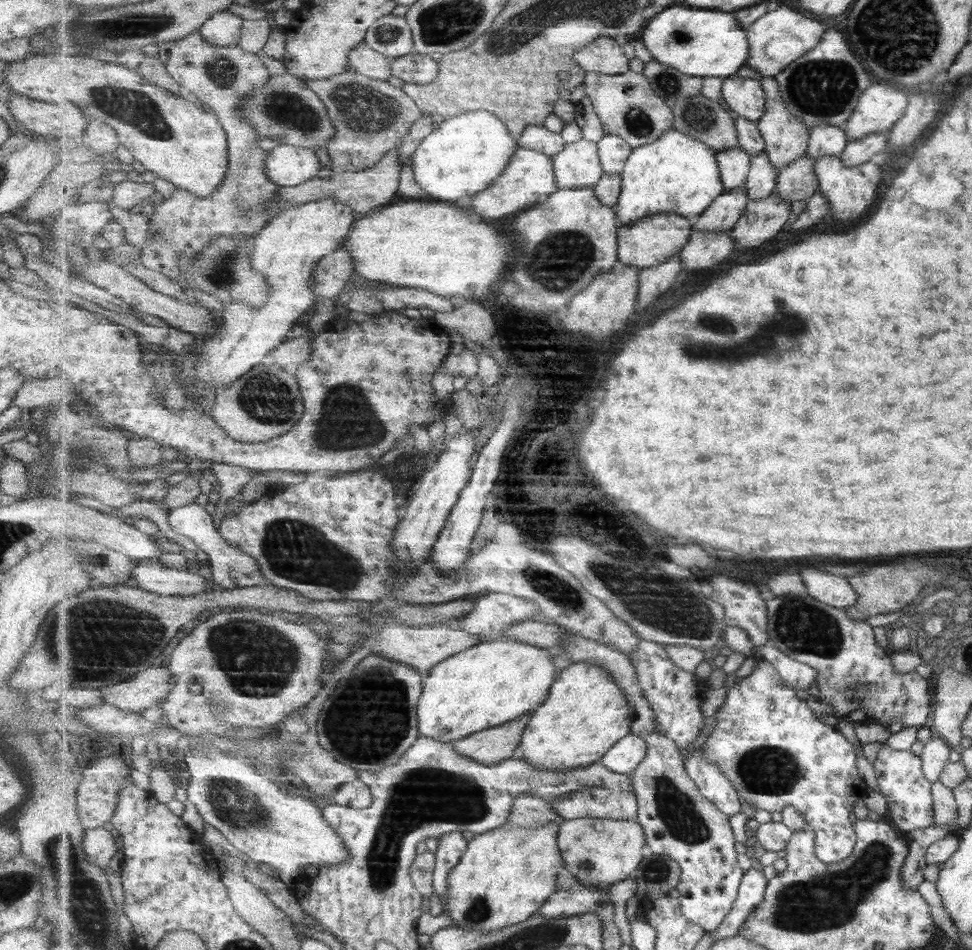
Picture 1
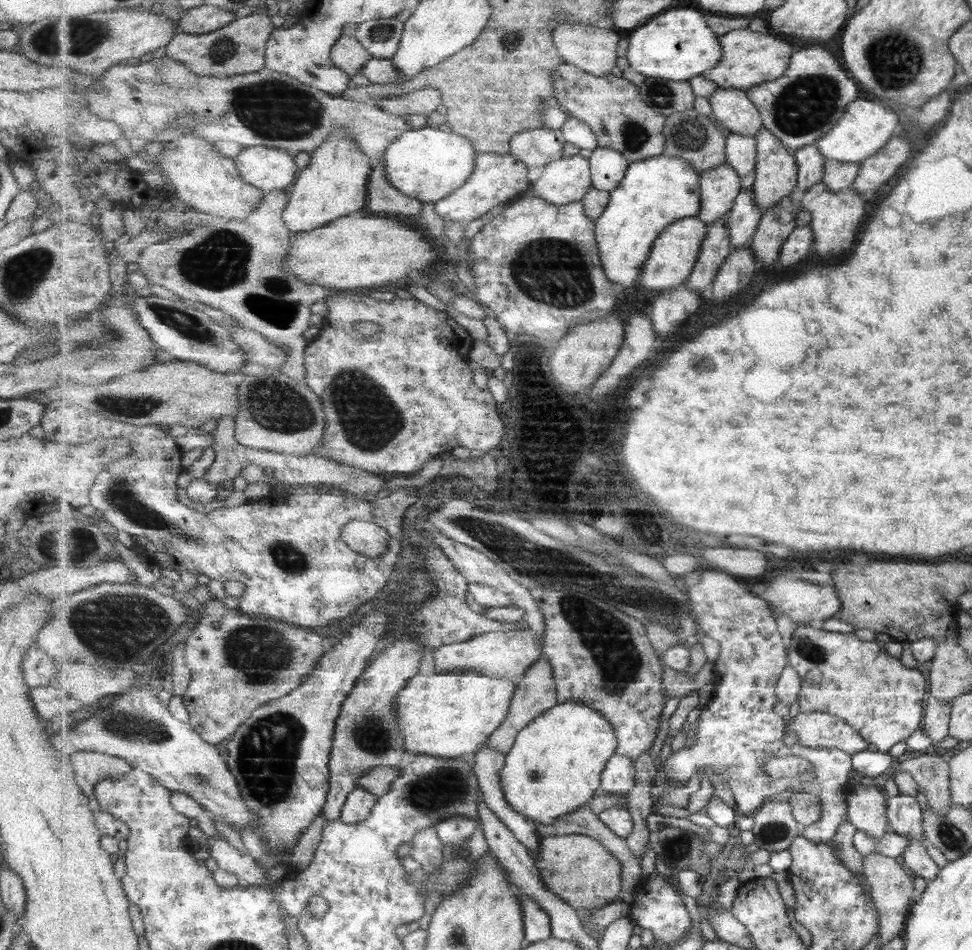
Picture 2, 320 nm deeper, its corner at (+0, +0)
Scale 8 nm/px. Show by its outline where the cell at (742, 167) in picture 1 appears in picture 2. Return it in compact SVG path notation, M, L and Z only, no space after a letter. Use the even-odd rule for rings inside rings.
M722 164L714 169L700 173L701 212L696 217L708 225L727 217L732 211L736 198L742 193L742 182L739 173L730 165Z

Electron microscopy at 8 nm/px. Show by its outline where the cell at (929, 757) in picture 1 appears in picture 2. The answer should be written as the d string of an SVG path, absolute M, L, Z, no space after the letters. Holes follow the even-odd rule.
M928 692L919 729L929 738L931 745L937 746L948 736L949 715L950 705Z

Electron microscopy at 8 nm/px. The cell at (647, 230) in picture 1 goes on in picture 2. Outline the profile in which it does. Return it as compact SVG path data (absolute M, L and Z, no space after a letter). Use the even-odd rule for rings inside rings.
M697 217L679 219L669 225L661 232L660 238L654 242L649 259L643 265L643 271L639 277L640 284L648 290L661 291L673 290L685 285L696 267L701 246L708 235L708 227L709 225L705 221L699 220Z

